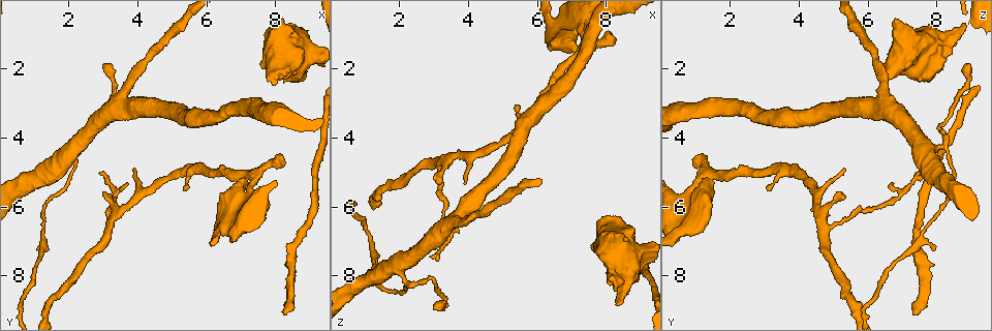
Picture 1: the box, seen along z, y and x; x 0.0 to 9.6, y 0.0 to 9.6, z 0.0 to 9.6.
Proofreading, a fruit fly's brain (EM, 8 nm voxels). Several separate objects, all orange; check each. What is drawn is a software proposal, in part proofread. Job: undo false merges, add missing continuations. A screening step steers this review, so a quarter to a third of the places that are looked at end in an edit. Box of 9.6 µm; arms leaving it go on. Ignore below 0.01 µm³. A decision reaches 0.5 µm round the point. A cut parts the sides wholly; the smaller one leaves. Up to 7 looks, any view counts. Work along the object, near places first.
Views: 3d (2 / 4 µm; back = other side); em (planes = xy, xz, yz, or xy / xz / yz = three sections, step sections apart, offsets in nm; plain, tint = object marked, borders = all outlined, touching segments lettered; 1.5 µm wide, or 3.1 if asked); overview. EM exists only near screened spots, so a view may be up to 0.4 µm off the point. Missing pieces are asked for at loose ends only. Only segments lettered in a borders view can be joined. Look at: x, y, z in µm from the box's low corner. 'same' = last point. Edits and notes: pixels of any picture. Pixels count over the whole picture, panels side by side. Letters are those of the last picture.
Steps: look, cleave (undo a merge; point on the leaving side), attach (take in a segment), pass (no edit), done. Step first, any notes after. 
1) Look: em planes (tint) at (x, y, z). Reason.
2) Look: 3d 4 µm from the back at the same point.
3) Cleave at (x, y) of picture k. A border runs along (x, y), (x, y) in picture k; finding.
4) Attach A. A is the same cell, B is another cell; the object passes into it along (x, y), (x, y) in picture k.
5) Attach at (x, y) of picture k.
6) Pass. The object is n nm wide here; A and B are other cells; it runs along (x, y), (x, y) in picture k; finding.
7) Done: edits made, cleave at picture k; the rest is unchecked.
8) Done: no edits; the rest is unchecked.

Look: em planes (borders) at (8.20, 4.45, 1.10). An open end.

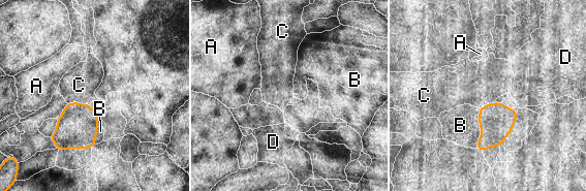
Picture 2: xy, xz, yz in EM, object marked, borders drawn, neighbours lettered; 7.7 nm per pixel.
Attach B. The longest contact is with B, 320 nm; B is the same cell, A, C and D are other cells; the neuron continues.

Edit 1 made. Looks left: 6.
Look: 3d 4 µm from the back at (8.05, 2.00, 8.10). An open end.

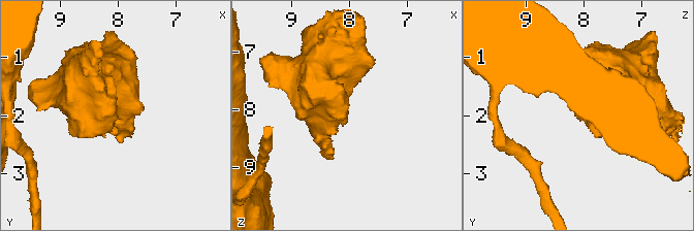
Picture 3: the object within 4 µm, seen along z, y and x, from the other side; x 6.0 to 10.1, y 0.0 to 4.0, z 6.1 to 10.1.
Look: em xy step 8 (tint) at (8.05, 1.95, 8.05). Now the EM.

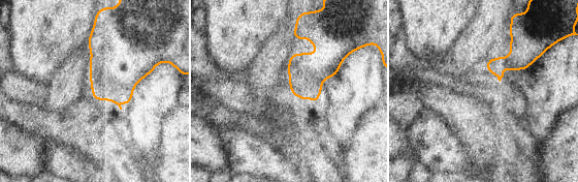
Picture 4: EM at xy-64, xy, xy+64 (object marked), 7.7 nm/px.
Look: em planes (borders) at the same point.

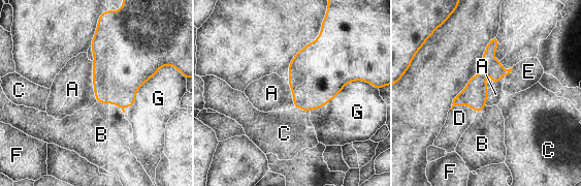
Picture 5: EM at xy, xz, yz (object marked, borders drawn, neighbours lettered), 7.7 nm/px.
Attach D. D is the same cell, A, B, C, E, F and G are other cells; the object passes into it along (474, 95), (463, 104), (459, 118) in picture 5; the neuron continues.

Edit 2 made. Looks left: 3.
Look: em planes (borders) at (2.90, 5.00, 7.50). Tapers out.

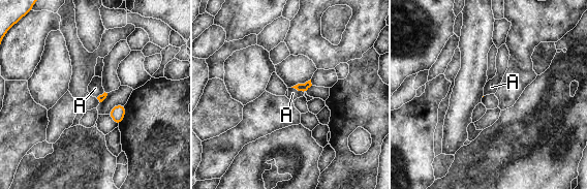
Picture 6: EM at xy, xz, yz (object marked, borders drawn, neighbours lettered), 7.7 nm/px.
Attach A. A is the same cell; the object passes into it along (303, 88), (298, 90), (292, 93) in picture 6; the neuron continues.

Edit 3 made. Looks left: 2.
Done: edits made, attach at picture 2, attach at picture 5, attach at picture 6; the rest is unchecked.

